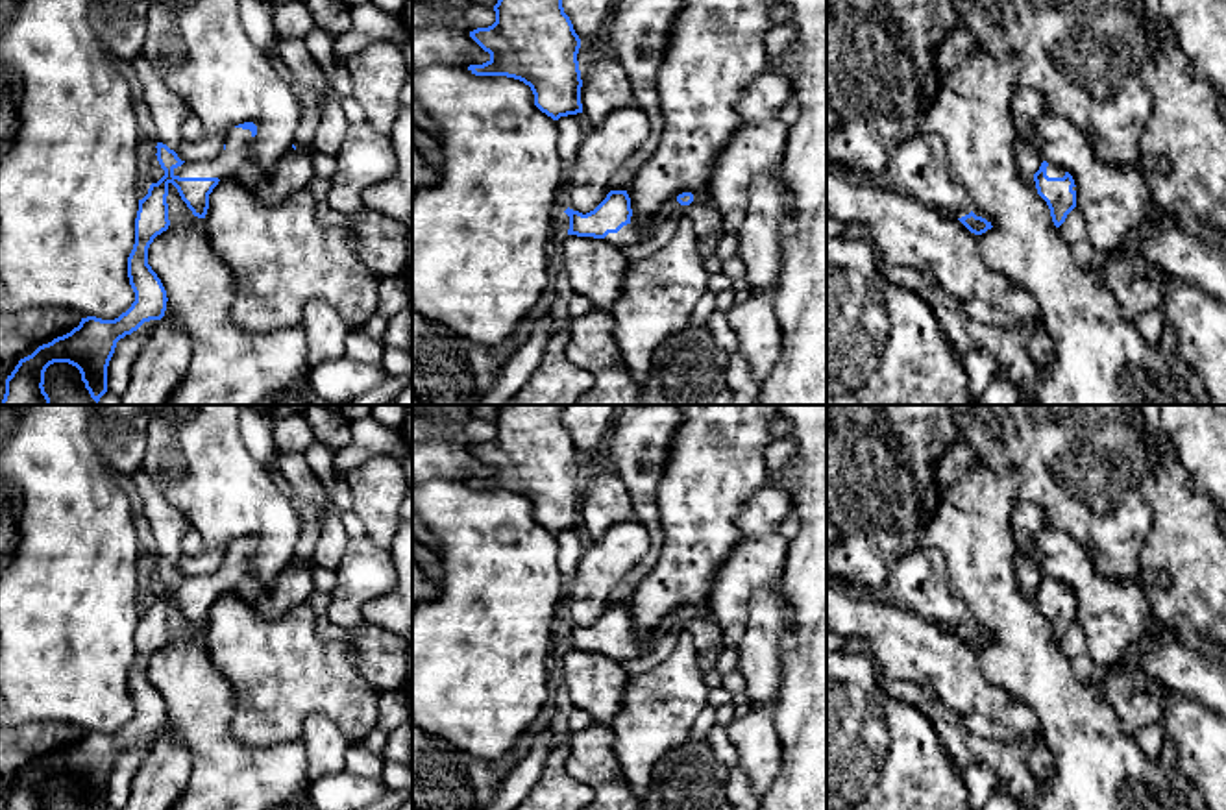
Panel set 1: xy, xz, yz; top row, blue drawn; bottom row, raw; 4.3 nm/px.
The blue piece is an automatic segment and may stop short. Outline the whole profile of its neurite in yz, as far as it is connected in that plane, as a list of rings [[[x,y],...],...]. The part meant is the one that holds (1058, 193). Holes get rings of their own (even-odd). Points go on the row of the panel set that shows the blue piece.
[[[1043,161],[1034,174],[1037,194],[1047,202],[1056,227],[1076,207],[1076,185],[1061,166]]]

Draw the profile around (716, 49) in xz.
[[[682,0],[656,81],[664,133],[627,189],[631,224],[636,229],[649,226],[662,205],[682,192],[697,194],[703,203],[714,205],[708,192],[710,170],[729,139],[745,124],[736,105],[767,67],[766,35],[777,26],[769,11],[779,2]]]

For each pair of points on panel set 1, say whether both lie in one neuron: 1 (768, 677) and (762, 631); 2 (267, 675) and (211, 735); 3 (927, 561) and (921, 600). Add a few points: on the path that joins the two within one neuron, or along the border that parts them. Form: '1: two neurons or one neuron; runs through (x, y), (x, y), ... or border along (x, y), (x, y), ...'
1: one neuron; runs through (762, 666), (762, 642)
2: two neurons; border along (217, 670), (233, 692), (232, 733), (257, 748)
3: one neuron; runs through (925, 570), (923, 590)

